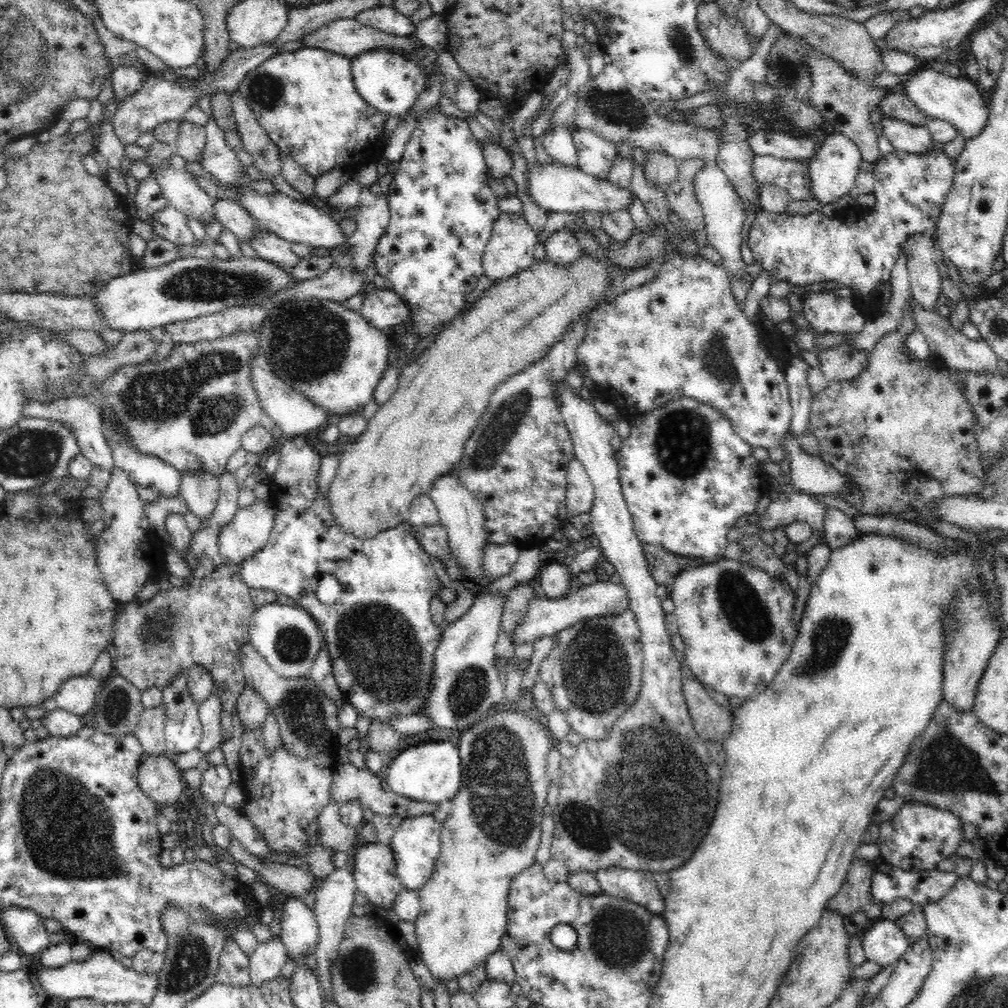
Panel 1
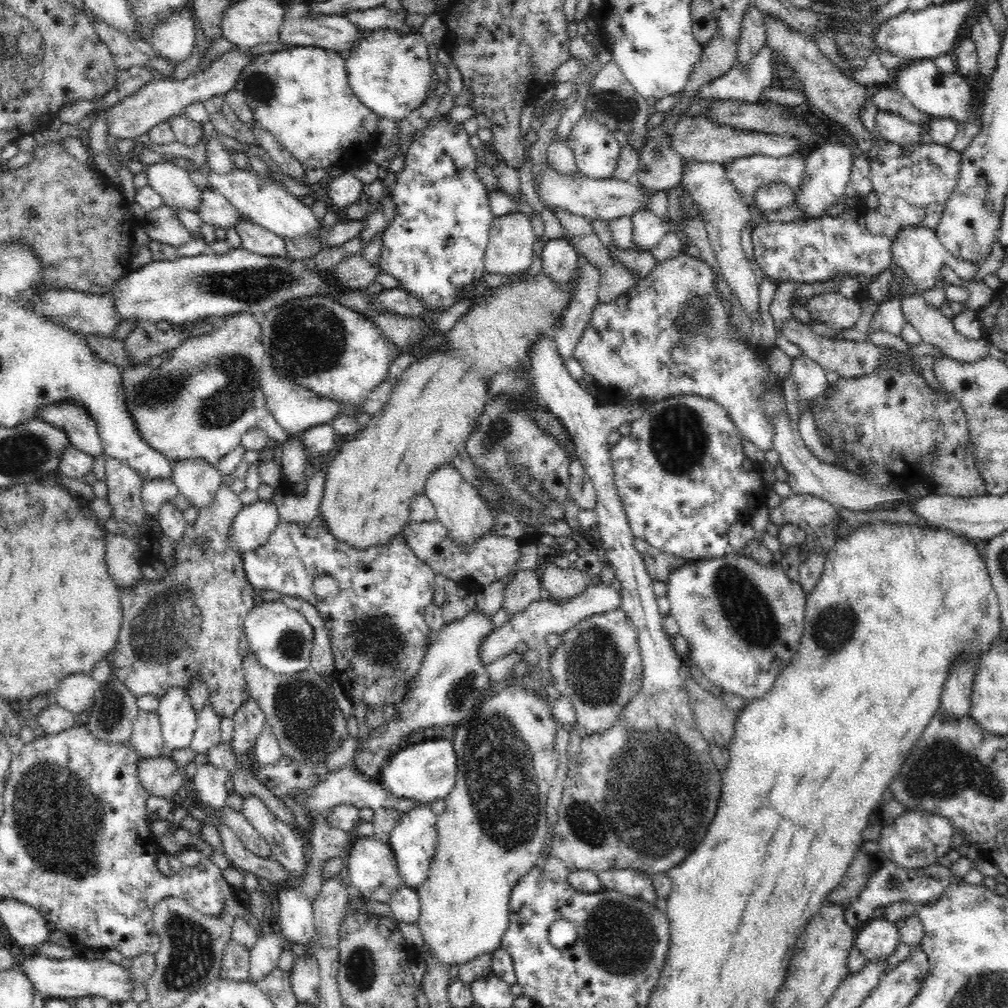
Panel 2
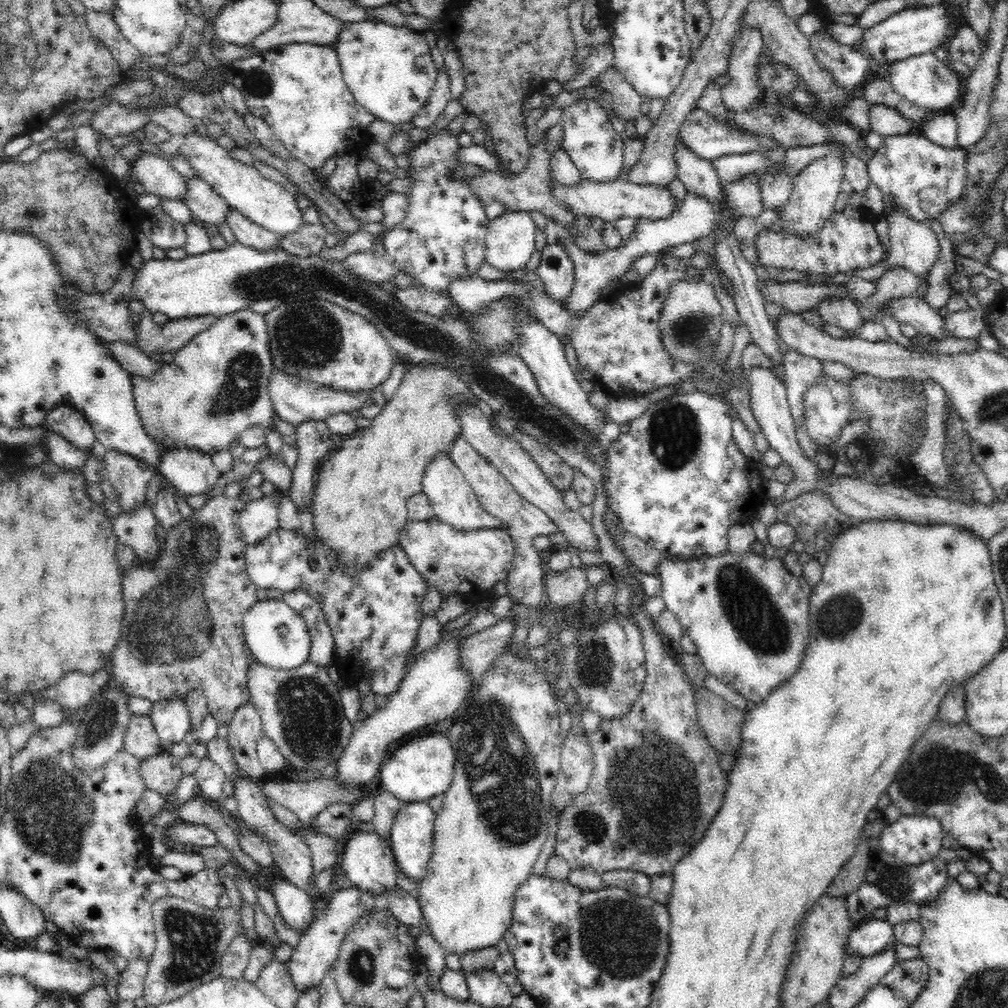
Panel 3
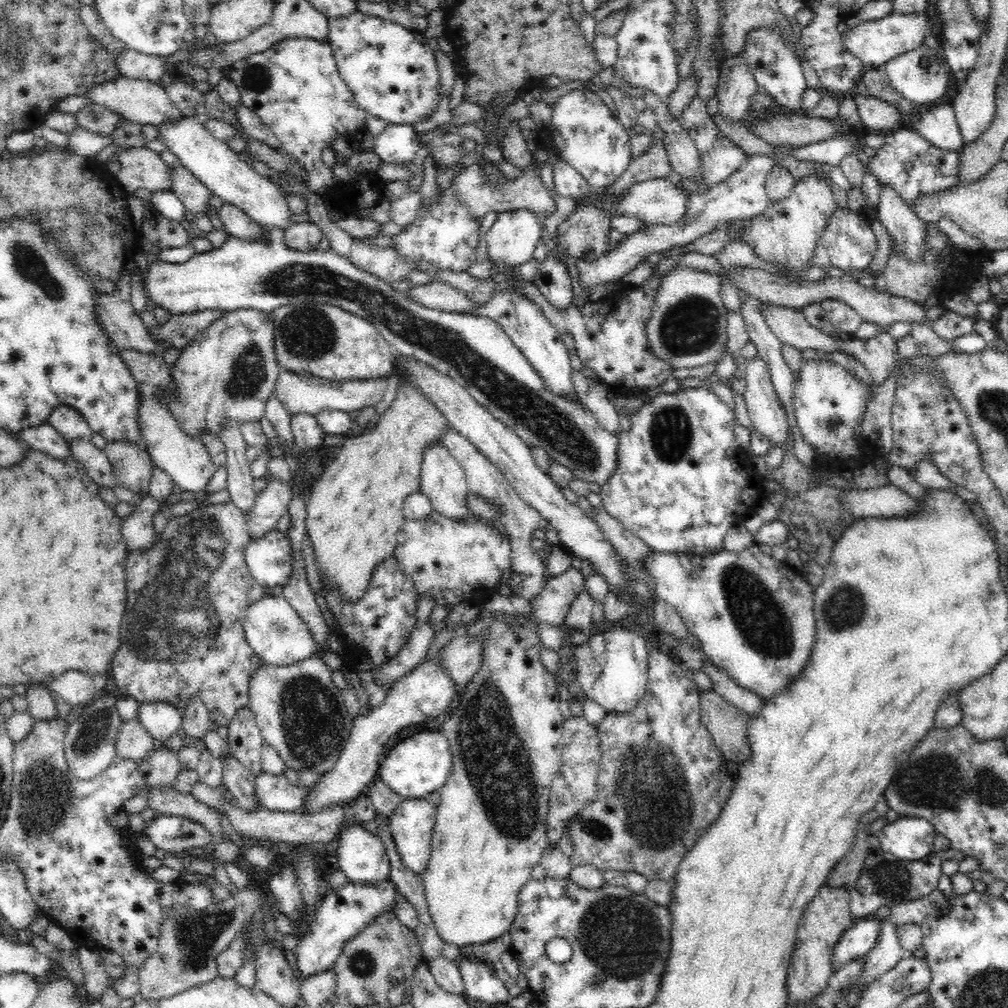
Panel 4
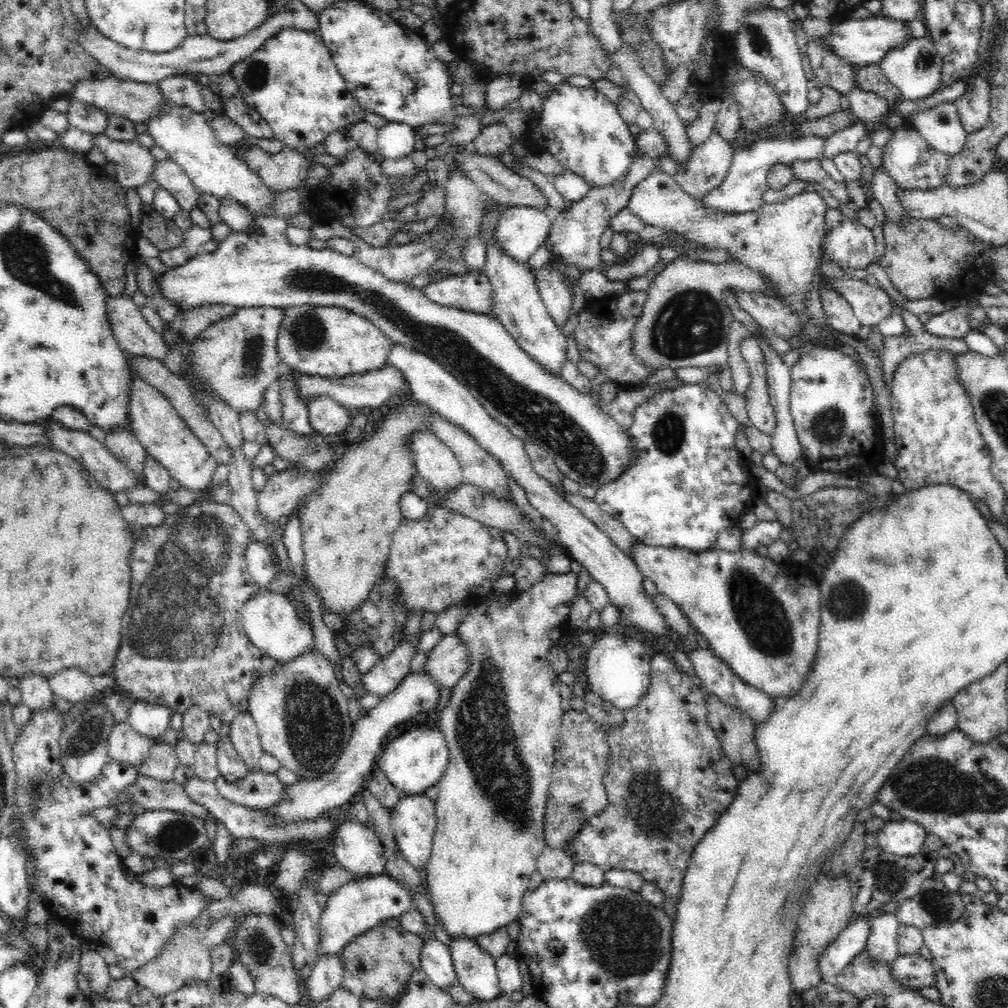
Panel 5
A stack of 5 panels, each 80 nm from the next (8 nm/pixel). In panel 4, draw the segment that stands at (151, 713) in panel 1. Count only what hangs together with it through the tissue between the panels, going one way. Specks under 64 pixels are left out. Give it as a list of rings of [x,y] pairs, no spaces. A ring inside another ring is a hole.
[[[138,718],[124,721],[116,736],[116,757],[140,762],[144,760],[159,744],[152,739],[152,735],[142,729]]]

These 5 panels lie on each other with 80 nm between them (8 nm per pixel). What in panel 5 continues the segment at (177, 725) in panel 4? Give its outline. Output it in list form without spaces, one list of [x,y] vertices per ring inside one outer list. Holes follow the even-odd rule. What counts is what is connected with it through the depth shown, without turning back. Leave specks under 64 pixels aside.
[[[134,700],[130,706],[130,714],[126,717],[126,725],[132,727],[136,733],[142,734],[154,741],[159,741],[166,728],[171,726],[172,710],[166,706],[152,705]]]

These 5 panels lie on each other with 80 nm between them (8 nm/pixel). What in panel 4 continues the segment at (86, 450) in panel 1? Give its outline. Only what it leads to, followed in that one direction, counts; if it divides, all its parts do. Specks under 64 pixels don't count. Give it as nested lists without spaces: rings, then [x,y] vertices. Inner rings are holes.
[[[56,407],[48,416],[48,423],[52,425],[68,442],[77,438],[90,439],[93,430],[86,419],[72,407]]]

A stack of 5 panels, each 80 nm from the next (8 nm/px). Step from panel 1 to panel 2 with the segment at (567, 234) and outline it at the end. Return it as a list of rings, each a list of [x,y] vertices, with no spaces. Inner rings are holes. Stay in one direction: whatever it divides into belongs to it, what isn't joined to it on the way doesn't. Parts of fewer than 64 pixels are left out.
[[[547,237],[542,256],[542,269],[557,284],[570,284],[578,266],[578,251],[566,238]]]

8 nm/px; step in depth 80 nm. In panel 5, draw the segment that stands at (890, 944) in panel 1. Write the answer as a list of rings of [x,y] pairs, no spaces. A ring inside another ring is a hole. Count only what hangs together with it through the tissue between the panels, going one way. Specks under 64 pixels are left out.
[[[870,916],[857,917],[826,948],[821,950],[817,958],[817,971],[823,980],[828,976],[837,977],[856,953],[867,948],[870,938]]]

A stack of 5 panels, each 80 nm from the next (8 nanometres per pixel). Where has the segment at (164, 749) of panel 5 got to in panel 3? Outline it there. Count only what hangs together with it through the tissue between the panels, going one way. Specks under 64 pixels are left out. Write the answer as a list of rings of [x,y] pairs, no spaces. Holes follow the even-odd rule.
[[[164,750],[141,761],[141,777],[146,788],[160,793],[164,798],[173,796],[183,775],[179,760]]]

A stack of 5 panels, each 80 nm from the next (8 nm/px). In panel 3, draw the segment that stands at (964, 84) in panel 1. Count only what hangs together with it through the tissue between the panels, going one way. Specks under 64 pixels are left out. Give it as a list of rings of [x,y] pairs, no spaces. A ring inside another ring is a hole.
[[[926,51],[905,59],[887,64],[888,78],[898,94],[916,106],[928,110],[954,112],[961,101],[963,88],[960,88],[960,77],[942,63],[933,52]]]

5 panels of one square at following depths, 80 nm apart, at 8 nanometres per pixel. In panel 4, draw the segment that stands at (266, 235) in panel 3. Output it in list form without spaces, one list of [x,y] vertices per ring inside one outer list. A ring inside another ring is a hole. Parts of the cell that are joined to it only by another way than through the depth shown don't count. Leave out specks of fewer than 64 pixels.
[[[228,202],[218,209],[220,221],[226,228],[228,236],[240,237],[247,242],[260,242],[264,233],[262,226],[258,225],[246,212],[238,206],[233,206]]]

